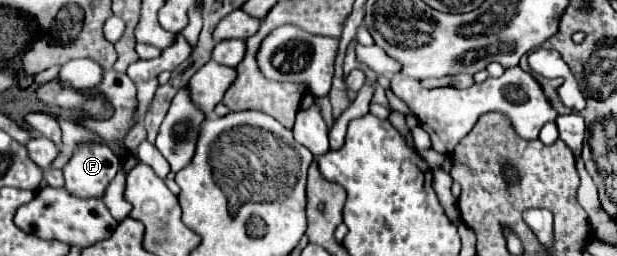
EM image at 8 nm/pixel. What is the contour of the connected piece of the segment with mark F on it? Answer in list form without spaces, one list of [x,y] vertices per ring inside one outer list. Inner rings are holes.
[[[84,141],[64,165],[64,187],[78,197],[102,197],[120,167],[120,159],[108,145]]]

